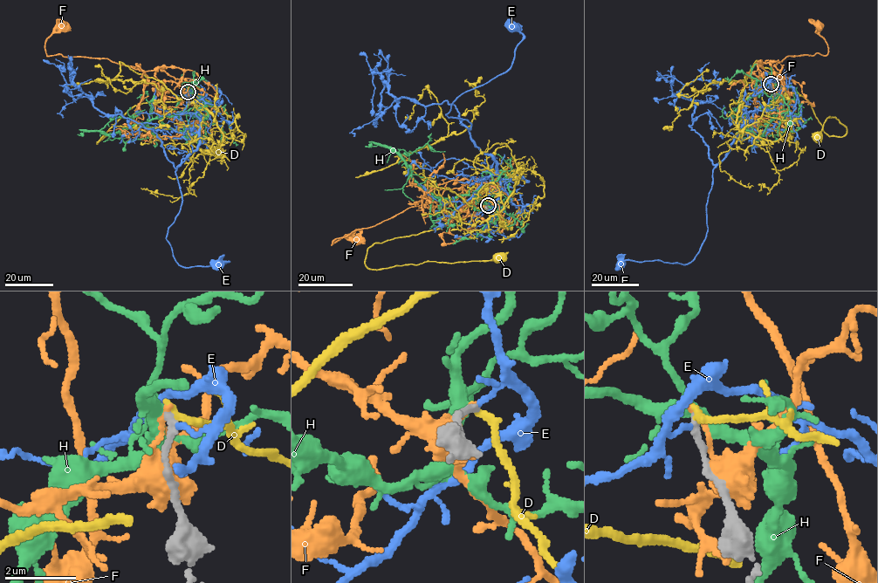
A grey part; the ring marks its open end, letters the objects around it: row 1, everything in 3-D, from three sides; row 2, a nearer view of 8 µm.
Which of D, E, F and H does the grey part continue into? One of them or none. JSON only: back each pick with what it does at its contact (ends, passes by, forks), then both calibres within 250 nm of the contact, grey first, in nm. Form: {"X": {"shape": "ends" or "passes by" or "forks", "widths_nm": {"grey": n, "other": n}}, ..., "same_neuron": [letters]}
{"same_neuron": []}

